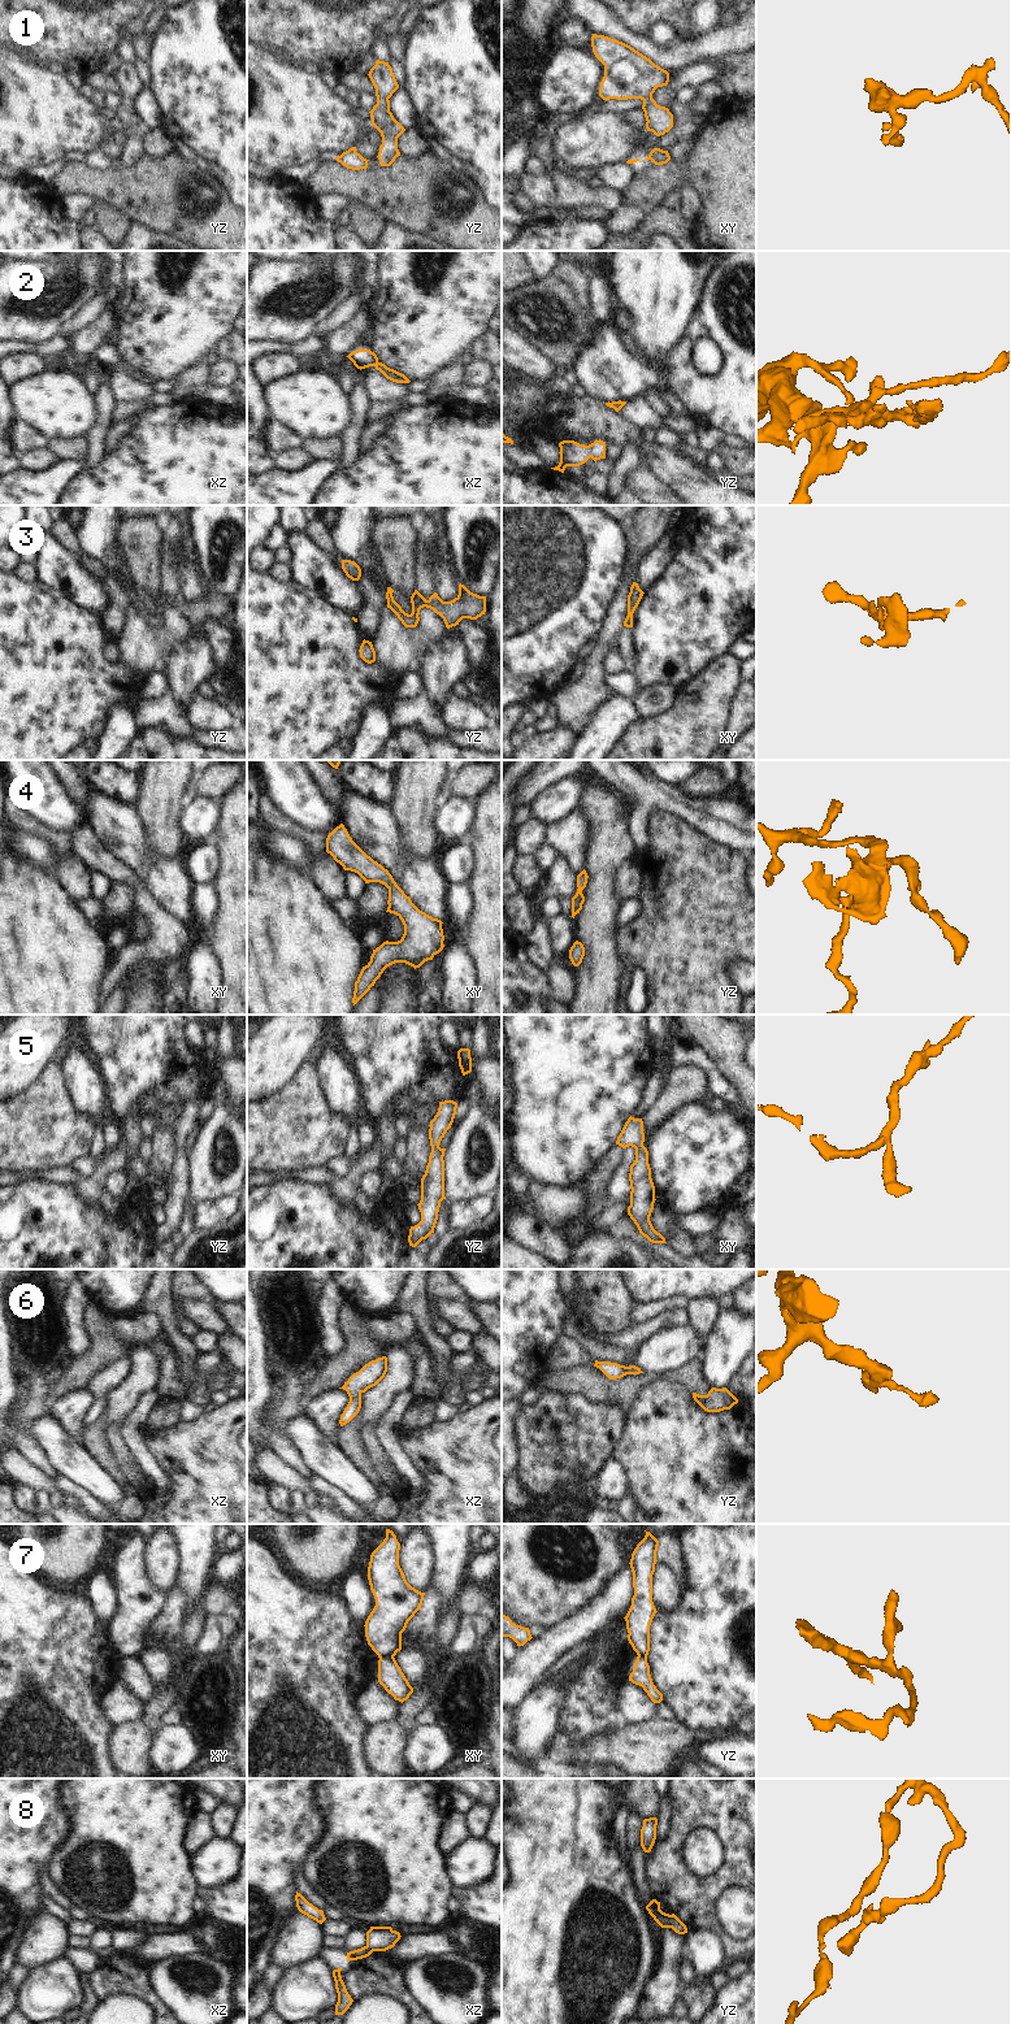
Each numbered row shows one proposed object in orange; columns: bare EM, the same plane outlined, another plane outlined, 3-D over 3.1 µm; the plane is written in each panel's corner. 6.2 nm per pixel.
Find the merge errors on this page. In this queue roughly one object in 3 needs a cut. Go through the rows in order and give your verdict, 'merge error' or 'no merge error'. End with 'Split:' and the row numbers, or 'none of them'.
1: no merge error
2: no merge error
3: no merge error
4: no merge error
5: no merge error
6: no merge error
7: merge error
8: merge error
Split: 7, 8

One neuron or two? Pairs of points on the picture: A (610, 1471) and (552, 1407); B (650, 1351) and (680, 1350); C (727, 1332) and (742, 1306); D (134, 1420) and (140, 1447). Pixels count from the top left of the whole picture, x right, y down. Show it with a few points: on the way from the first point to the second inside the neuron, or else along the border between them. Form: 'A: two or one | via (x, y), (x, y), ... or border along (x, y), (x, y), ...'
A: two | border along (611, 1458), (591, 1485)
B: one | via (658, 1351), (672, 1350)
C: two | border along (730, 1310), (742, 1317)
D: one | via (134, 1427), (135, 1441)

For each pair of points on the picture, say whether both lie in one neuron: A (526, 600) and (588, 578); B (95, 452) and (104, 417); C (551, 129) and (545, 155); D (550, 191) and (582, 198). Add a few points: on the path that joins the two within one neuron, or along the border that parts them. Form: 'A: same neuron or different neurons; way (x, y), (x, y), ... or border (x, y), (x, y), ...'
A: same neuron; way (542, 585), (547, 580), (572, 580)
B: same neuron; way (96, 443), (96, 435), (102, 426)
C: same neuron; way (547, 135), (545, 148)
D: different neurons; border (555, 179), (558, 199), (551, 205)

